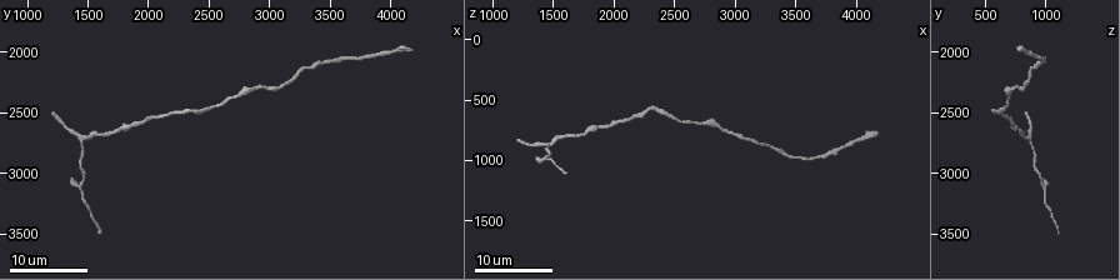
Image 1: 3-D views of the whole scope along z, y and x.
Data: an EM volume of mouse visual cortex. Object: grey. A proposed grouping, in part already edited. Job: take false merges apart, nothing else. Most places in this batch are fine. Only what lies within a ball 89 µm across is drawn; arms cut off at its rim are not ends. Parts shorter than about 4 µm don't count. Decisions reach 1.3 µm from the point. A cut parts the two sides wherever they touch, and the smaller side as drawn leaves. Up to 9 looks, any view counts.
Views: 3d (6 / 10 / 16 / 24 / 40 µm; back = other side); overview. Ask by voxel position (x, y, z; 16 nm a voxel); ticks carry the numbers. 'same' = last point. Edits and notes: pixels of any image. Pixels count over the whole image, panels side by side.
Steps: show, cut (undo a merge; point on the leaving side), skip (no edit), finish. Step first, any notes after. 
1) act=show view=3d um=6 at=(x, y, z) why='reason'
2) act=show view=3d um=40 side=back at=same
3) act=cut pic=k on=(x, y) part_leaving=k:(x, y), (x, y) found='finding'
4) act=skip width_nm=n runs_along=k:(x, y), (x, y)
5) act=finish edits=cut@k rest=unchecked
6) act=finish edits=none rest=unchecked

act=show view=3d um=24 at=(1760, 2660, 760) why='thick turns thin'

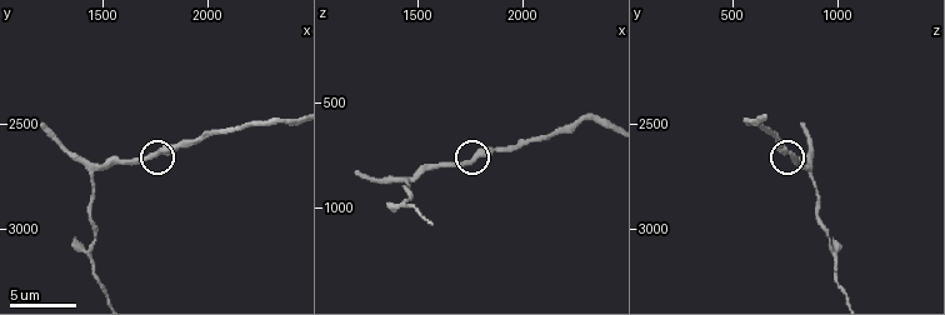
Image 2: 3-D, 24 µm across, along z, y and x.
act=show view=3d um=10 at=(1750, 2650, 780)

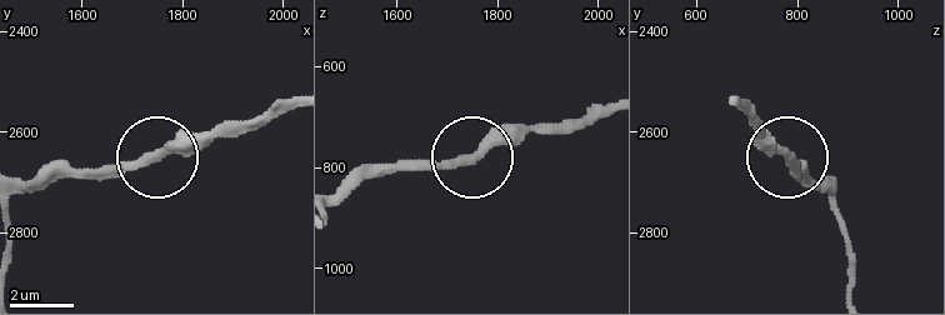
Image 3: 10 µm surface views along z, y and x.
act=skip runs_along=3:(288, 103), (183, 138), (150, 159), (48, 168) found='continuous, no second cell'

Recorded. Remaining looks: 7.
act=show view=3d um=16 at=(2420, 2460, 640)

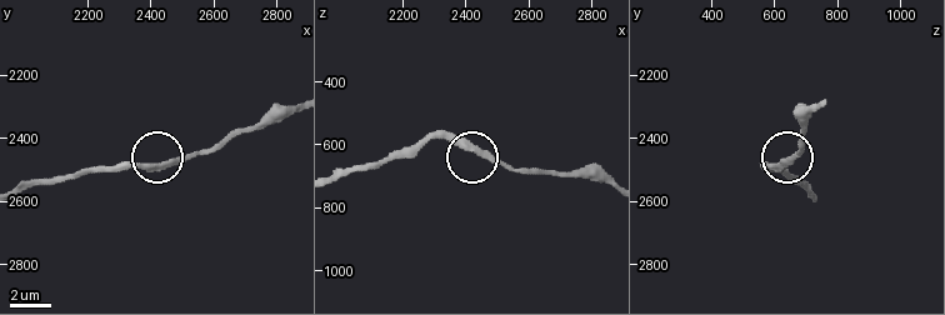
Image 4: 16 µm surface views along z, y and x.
act=show view=3d um=6 at=(2440, 2490, 630)

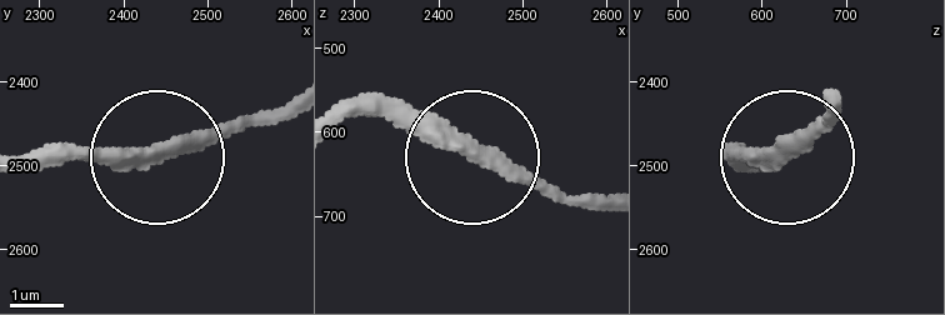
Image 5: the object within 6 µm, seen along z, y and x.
act=skip width_nm=320 found='one cell here'

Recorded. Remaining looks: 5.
act=show view=3d um=24 at=(2740, 2380, 700) why='sudden change in width'

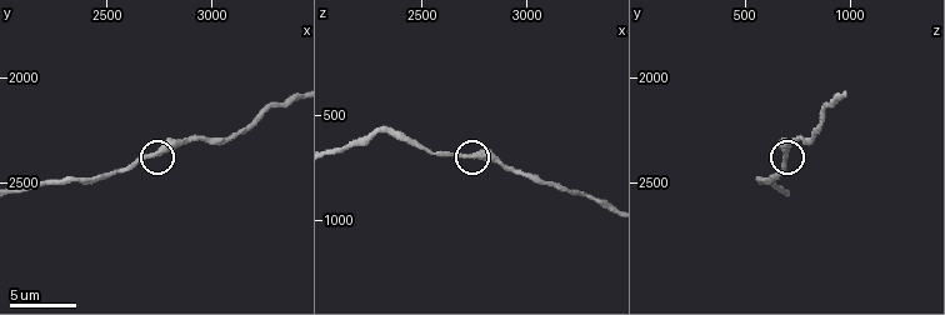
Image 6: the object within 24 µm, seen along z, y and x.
act=show view=3d um=10 at=(2740, 2370, 690)

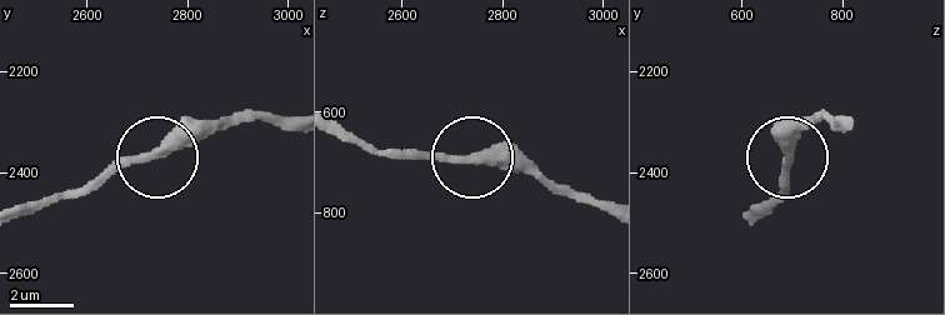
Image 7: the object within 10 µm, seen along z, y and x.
act=show view=3d um=10 side=back at=(2735, 2365, 690)

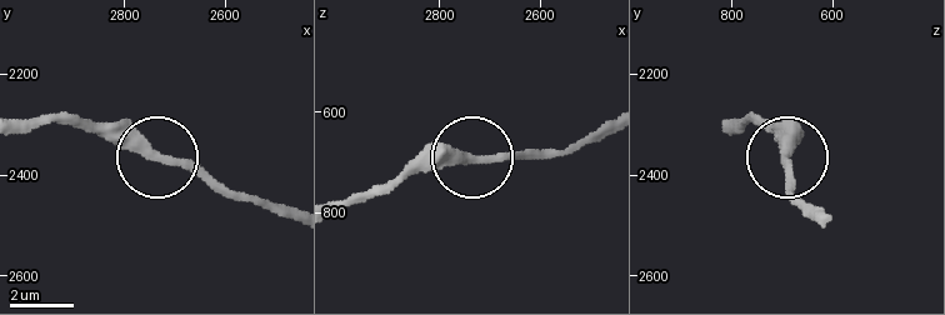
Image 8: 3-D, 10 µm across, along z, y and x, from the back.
act=skip runs_along=8:(605, 125), (573, 144), (524, 155), (428, 155), (405, 163) found='all the same cell'

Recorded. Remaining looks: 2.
act=show view=3d um=6 at=(2170, 2510, 640) why='a narrow waist'

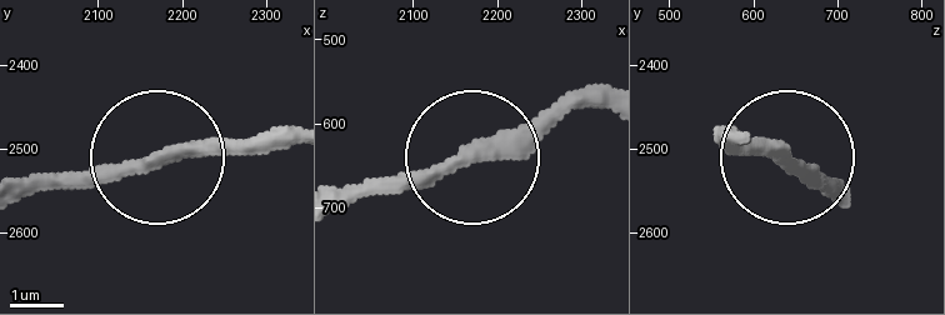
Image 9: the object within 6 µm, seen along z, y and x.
act=show view=3d um=6 side=back at=(2165, 2520, 635) why='other side'

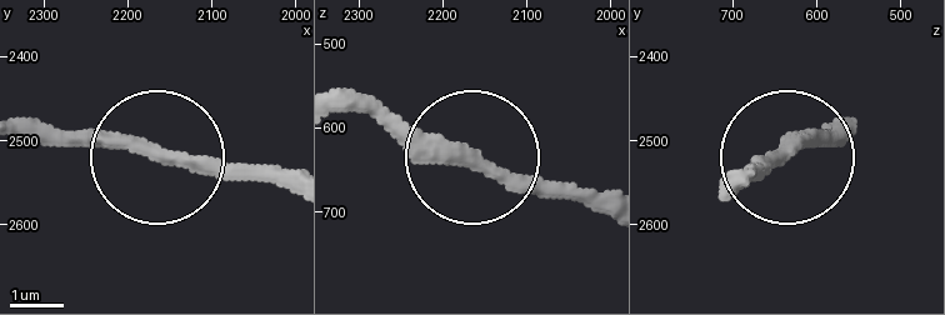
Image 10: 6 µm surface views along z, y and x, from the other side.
act=skip width_nm=260 runs_along=10:(335, 110), (389, 110), (586, 195) found='continuous, no second cell'

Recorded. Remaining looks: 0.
act=finish edits=none rest=unchecked

